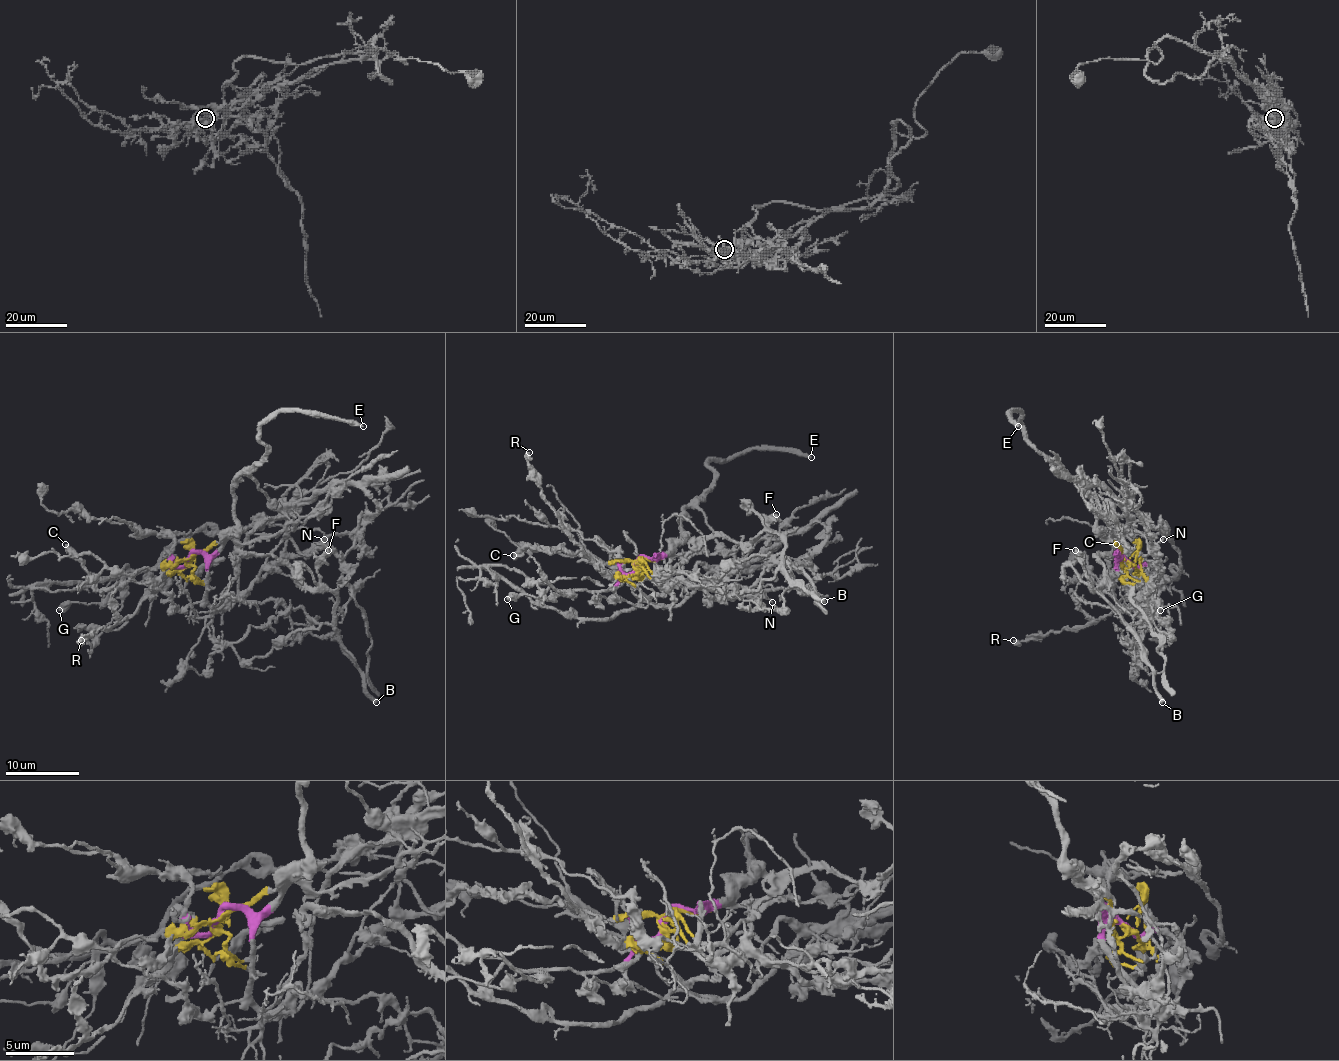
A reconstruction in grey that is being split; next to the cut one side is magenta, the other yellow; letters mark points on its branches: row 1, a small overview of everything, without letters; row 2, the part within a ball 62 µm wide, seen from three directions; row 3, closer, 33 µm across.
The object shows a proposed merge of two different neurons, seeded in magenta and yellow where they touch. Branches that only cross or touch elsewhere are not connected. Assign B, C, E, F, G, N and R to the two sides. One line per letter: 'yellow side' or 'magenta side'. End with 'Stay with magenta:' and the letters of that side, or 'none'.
B: yellow side
C: yellow side
E: magenta side
F: yellow side
G: magenta side
N: magenta side
R: yellow side
Stay with magenta: E, G, N

